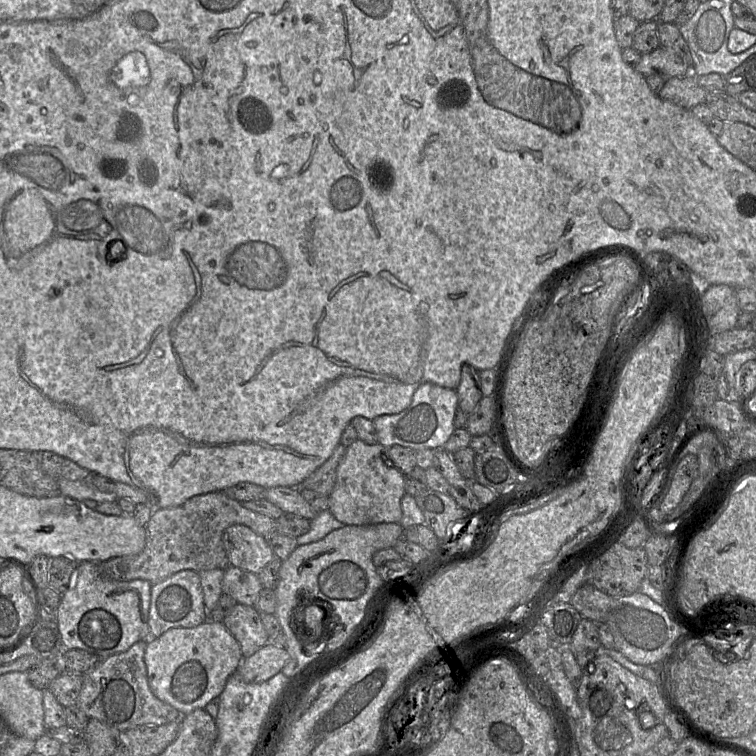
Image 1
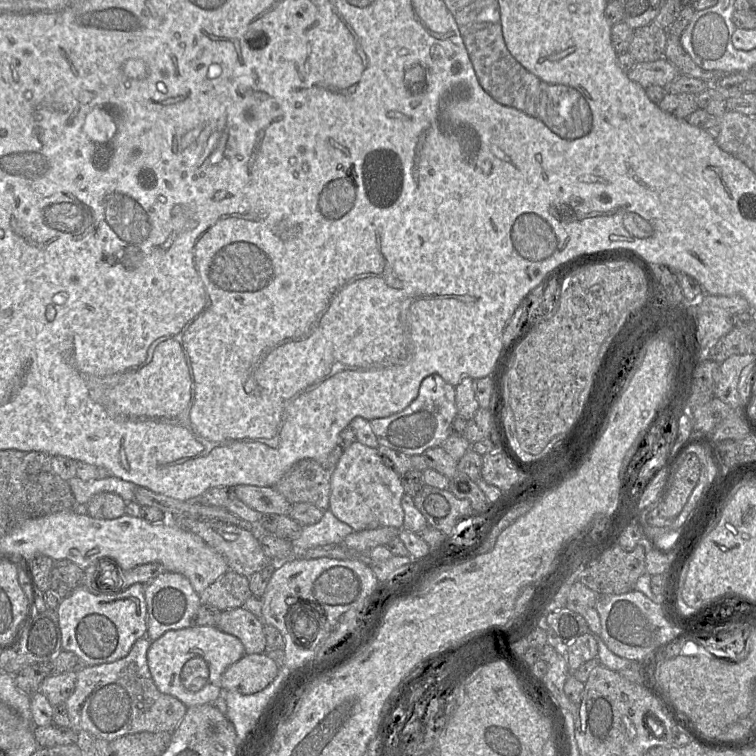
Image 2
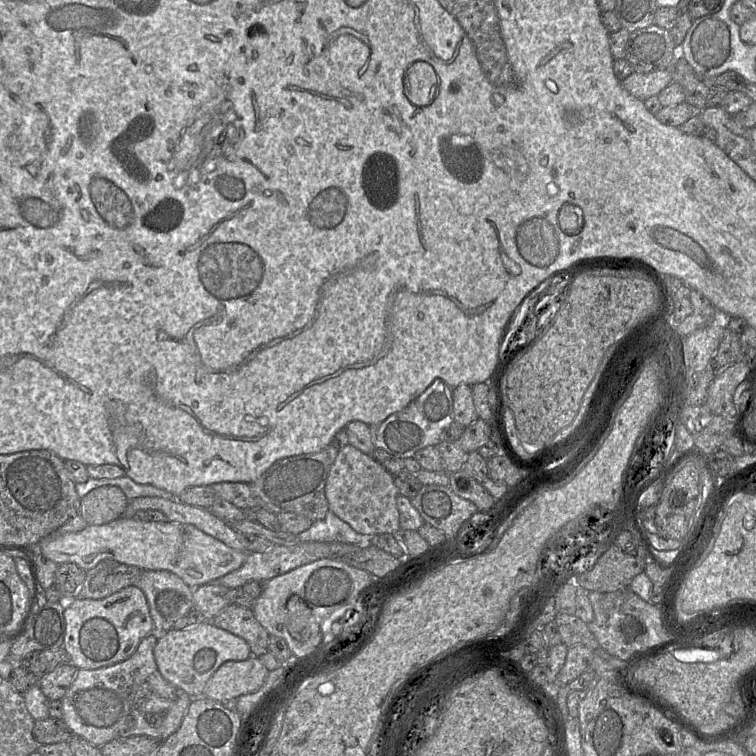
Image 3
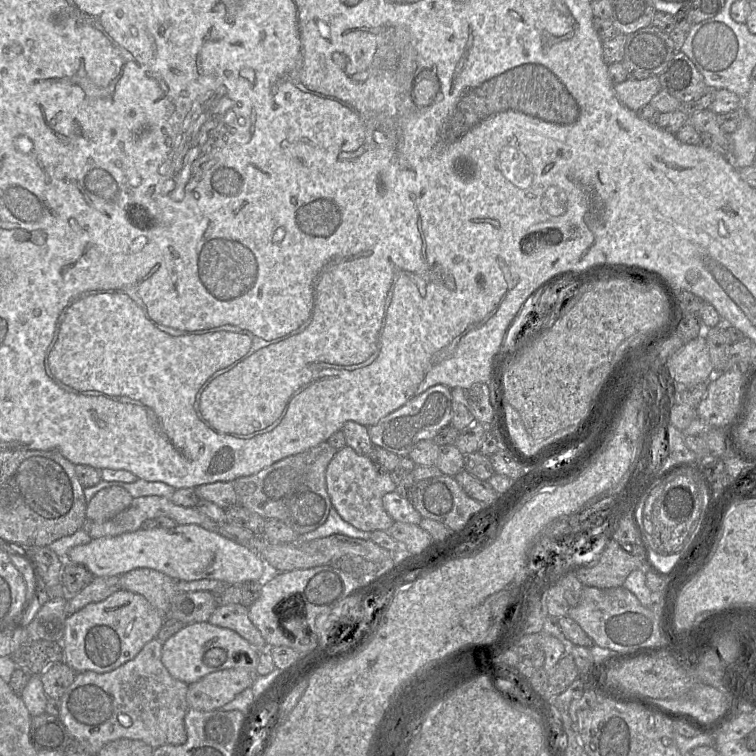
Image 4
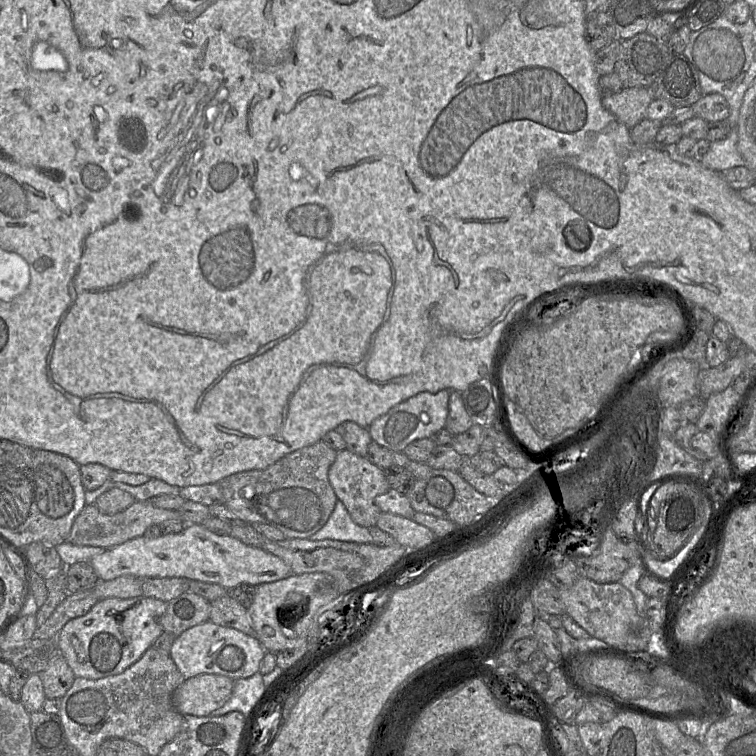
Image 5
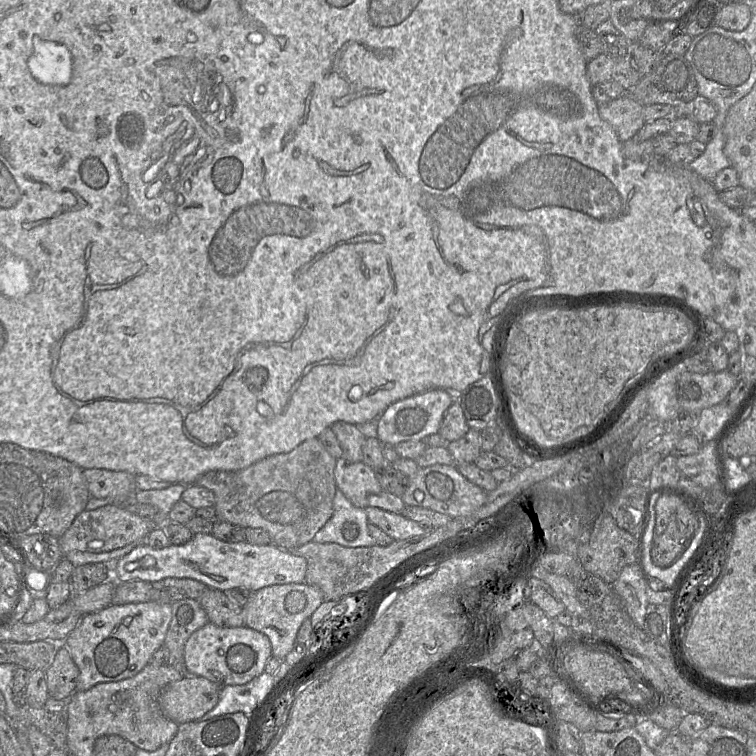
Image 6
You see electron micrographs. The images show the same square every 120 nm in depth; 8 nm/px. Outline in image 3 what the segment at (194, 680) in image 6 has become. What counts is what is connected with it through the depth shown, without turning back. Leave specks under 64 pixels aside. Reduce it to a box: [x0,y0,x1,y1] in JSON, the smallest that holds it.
[203,657,269,703]

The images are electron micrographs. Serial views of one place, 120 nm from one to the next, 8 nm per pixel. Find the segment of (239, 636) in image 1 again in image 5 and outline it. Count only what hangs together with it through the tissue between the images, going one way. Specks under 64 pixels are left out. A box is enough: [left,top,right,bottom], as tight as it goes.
[209,592,253,635]

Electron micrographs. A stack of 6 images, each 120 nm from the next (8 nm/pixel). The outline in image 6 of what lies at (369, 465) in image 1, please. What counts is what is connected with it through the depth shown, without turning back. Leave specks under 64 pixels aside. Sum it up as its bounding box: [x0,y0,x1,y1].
[334,458,382,508]

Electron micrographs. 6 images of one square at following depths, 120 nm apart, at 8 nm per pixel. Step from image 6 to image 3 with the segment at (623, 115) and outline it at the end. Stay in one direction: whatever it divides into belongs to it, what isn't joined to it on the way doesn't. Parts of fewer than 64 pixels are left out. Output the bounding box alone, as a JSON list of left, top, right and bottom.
[621,69,672,101]

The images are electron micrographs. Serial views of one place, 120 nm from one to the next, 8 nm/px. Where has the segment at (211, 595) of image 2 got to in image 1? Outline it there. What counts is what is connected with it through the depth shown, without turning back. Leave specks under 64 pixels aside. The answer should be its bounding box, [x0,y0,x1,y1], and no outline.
[222,566,262,606]

